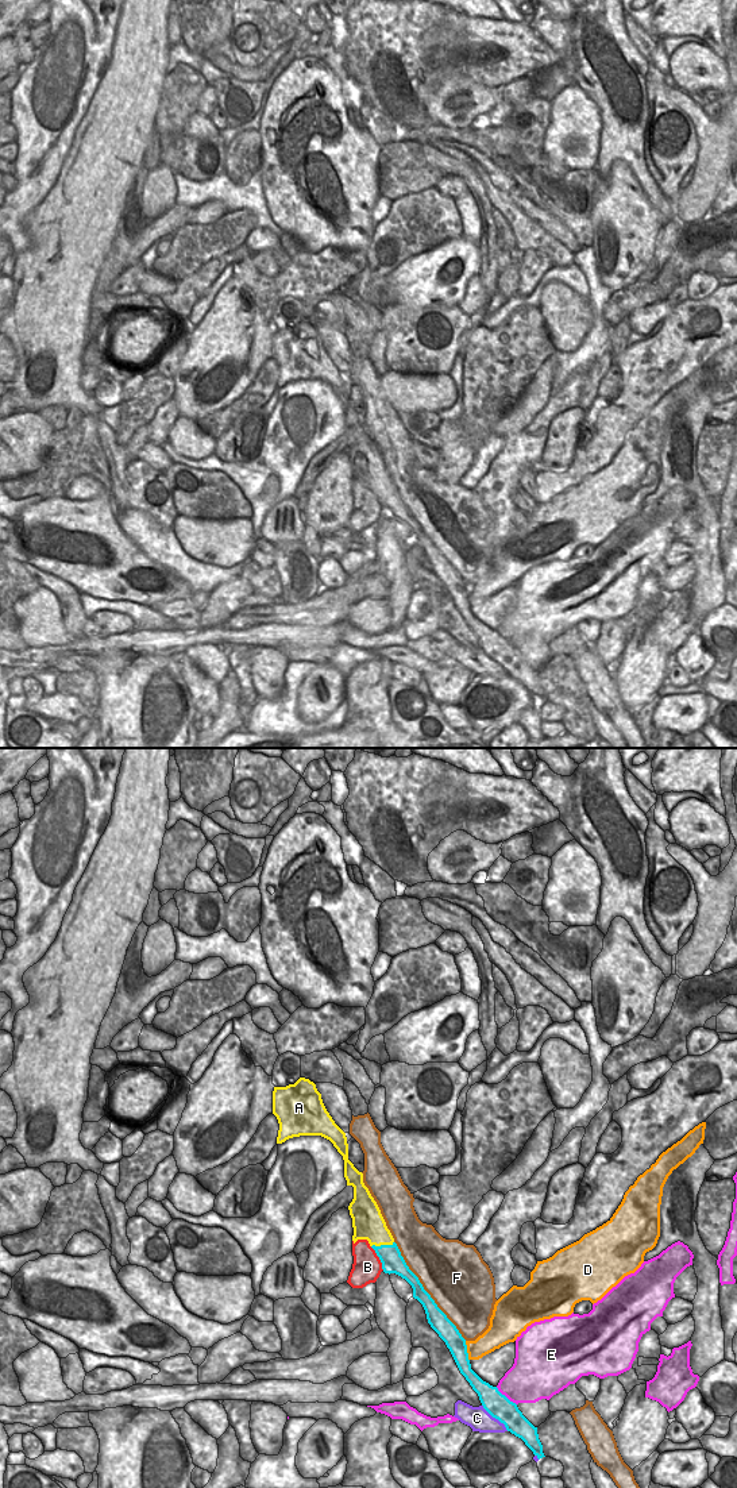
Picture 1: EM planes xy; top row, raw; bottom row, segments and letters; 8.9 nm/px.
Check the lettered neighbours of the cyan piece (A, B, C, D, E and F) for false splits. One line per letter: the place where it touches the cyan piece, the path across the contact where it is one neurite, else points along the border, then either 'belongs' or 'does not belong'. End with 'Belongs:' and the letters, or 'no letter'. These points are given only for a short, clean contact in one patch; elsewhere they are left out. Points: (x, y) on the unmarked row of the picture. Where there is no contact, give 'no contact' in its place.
A: contact xy (382, 489); way xy (390, 500), (382, 489), (378, 478), (367, 466); belongs
B: contact xy (379, 502); border xy (370, 490), (384, 513); does not belong
C: contact xy (496, 662); does not belong
D: contact xy (466, 594); border xy (465, 585), (469, 604); does not belong
E: contact xy (505, 640); does not belong
F: contact xy (425, 535); does not belong
Belongs: A

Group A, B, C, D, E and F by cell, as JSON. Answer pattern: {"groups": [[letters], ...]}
{"groups": [["A"], ["B"], ["C"], ["D"], ["E"], ["F"]]}

